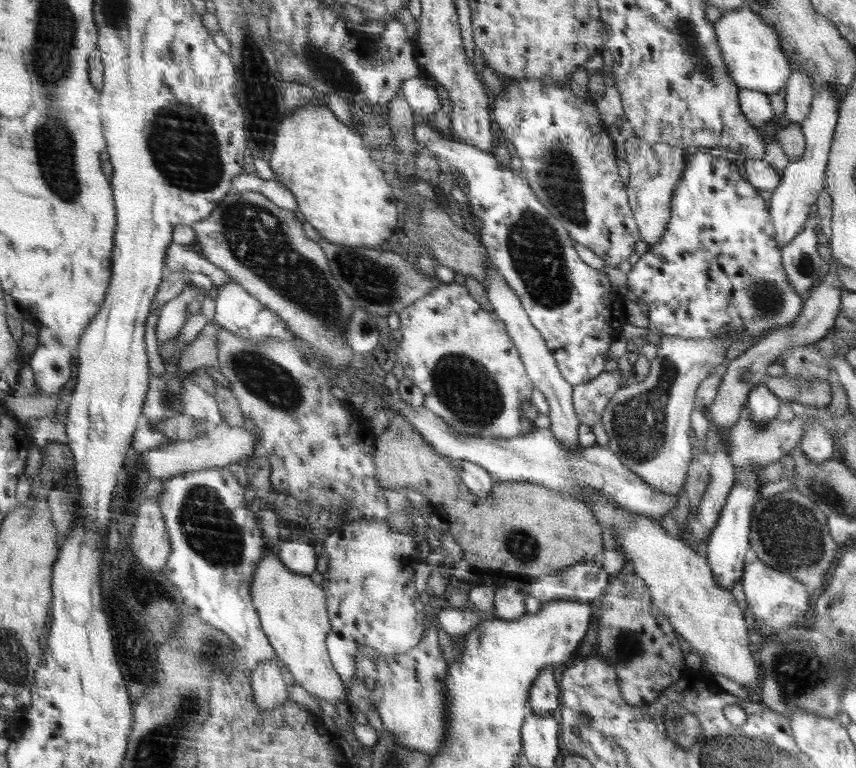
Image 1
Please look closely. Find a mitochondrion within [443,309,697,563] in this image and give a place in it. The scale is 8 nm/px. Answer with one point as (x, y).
(639, 423)

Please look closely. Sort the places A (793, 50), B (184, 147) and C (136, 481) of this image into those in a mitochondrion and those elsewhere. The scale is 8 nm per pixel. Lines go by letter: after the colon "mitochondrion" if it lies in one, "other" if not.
A: mitochondrion
B: mitochondrion
C: mitochondrion

